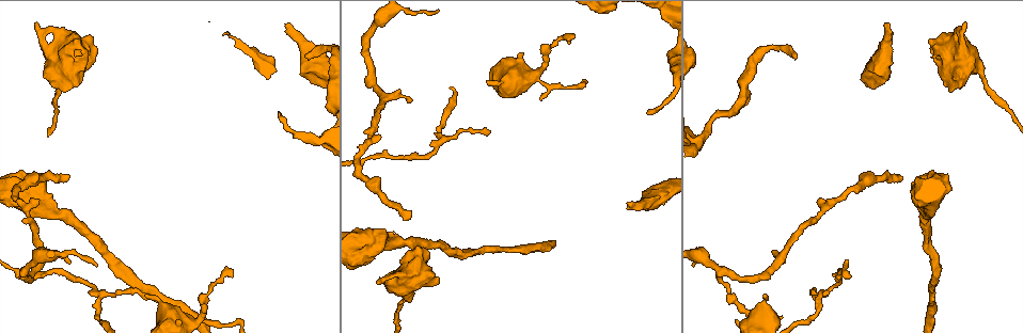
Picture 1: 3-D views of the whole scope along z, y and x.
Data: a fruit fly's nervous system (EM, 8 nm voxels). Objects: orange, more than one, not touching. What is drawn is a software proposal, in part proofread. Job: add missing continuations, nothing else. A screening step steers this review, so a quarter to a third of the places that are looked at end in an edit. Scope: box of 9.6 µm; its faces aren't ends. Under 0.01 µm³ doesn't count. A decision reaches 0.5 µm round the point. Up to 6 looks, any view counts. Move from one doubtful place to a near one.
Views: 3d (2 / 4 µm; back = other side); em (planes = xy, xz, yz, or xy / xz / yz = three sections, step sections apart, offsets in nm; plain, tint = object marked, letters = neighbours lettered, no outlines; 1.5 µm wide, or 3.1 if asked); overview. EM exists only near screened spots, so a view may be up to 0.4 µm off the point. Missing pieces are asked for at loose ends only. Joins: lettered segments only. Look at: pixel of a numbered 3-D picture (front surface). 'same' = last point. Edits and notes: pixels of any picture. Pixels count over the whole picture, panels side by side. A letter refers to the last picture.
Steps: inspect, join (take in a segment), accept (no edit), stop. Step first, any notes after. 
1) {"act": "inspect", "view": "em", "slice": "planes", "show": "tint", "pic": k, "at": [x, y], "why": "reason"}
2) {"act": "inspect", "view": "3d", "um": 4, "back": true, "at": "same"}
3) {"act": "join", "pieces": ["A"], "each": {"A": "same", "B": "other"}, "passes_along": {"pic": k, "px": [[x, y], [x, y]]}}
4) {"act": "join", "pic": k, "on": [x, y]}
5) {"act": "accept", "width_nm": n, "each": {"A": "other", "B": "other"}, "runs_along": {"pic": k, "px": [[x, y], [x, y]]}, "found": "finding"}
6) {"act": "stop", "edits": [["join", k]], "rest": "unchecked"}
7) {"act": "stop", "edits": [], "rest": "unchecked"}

{"act": "inspect", "view": "3d", "um": 2, "pic": 1, "at": [306, 57], "why": "long arm stops here"}

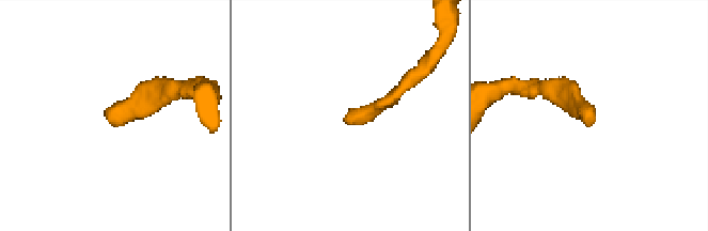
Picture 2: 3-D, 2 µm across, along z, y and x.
{"act": "inspect", "view": "em", "slice": "planes", "show": "tint", "pic": 2, "at": [343, 118]}

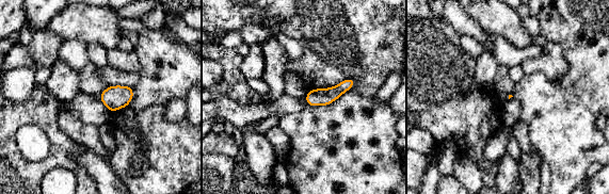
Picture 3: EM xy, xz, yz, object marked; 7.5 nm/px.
{"act": "inspect", "view": "em", "slice": "planes", "show": "letters", "at": "same"}

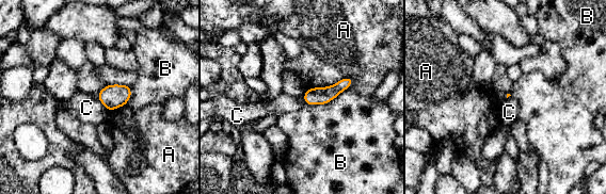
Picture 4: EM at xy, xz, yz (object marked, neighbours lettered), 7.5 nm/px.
{"act": "accept", "each": {"A": "other", "B": "other", "C": "other"}, "runs_along": {"pic": 4, "px": [[349, 80], [328, 94], [306, 99]]}, "found": "no lettered segment goes on from it"}

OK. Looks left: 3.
{"act": "inspect", "view": "em", "slice": "planes", "show": "letters", "pic": 1, "at": [965, 25], "why": "branch stops here"}

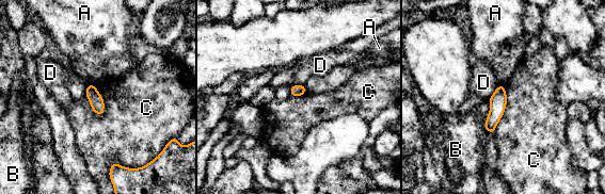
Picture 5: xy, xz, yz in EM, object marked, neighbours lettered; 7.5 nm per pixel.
{"act": "accept", "each": {"A": "other", "B": "other", "C": "other", "D": "other"}, "border": {"pic": 5, "px": [[94, 84], [104, 101], [100, 116]]}, "found": "no lettered segment goes on from it"}

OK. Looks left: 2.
{"act": "inspect", "view": "em", "slice": "planes", "show": "plain", "pic": 1, "at": [900, 178], "why": "an open end"}

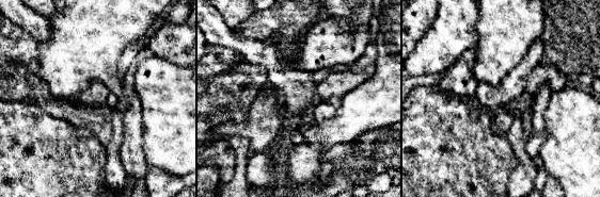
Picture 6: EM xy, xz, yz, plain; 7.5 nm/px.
{"act": "inspect", "view": "em", "slice": "planes", "show": "letters", "at": "same"}

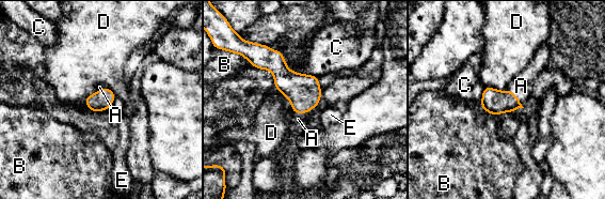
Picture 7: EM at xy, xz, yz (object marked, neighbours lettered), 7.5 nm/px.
{"act": "join", "pieces": ["A"], "each": {"A": "same", "B": "other", "C": "other", "D": "other", "E": "other"}, "passes_along": {"pic": 7, "px": [[303, 91], [304, 112], [298, 119]]}, "found": "it goes on there"}

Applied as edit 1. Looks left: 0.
{"act": "stop", "edits": [["join", 7]], "rest": "unchecked"}

